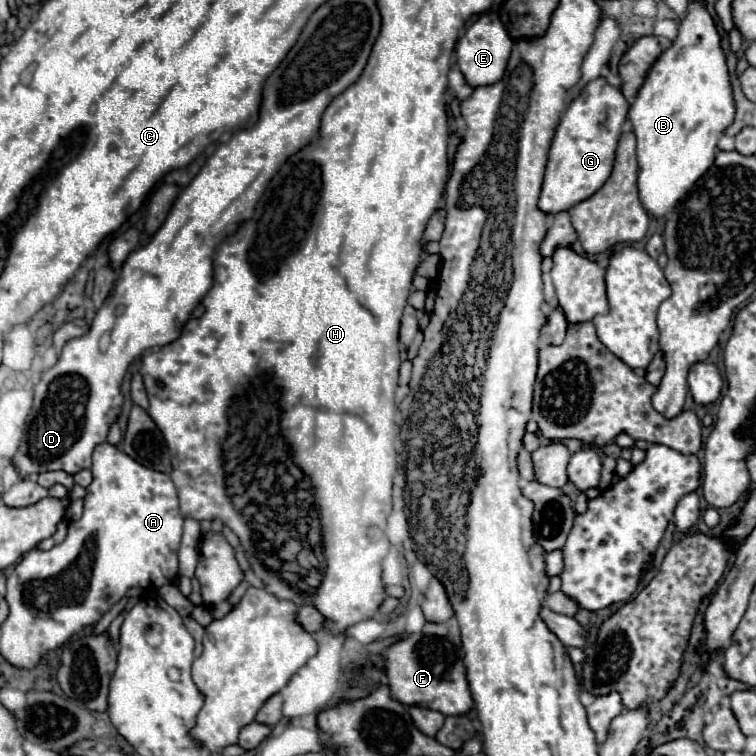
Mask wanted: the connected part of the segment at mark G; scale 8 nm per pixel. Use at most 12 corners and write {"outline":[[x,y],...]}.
{"outline":[[591,81],[563,113],[539,199],[569,211],[609,179],[623,93]]}

